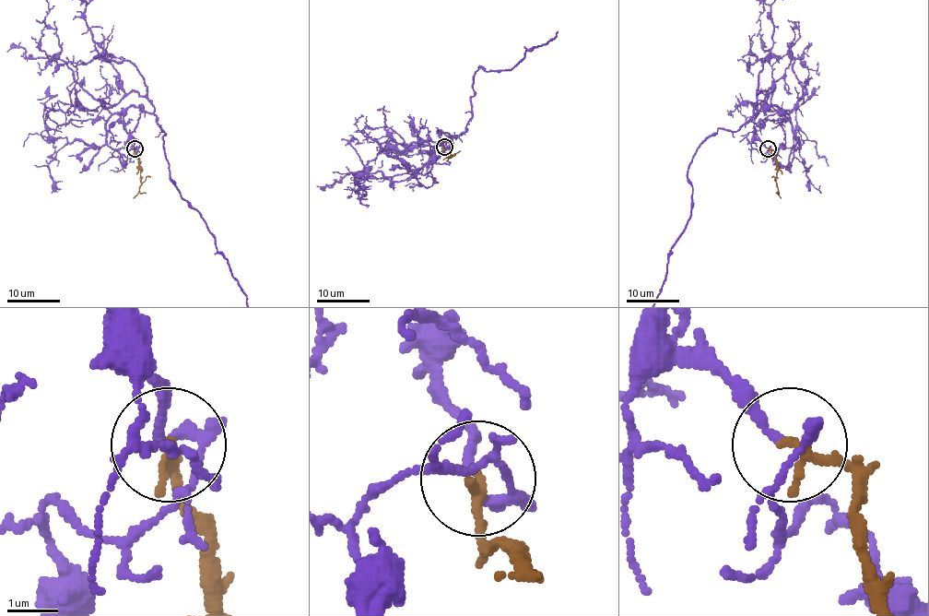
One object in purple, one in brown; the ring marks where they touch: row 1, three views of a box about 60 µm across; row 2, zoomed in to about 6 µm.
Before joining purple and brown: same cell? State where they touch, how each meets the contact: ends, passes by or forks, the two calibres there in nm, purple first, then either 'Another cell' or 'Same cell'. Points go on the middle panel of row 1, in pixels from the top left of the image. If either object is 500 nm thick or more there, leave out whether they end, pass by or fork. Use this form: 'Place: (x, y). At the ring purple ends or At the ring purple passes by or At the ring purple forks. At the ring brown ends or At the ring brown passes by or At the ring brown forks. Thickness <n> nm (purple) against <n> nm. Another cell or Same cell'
Place: (444, 147). At the ring purple passes by. At the ring brown ends. Thickness 160 nm (purple) against 190 nm. Same cell

